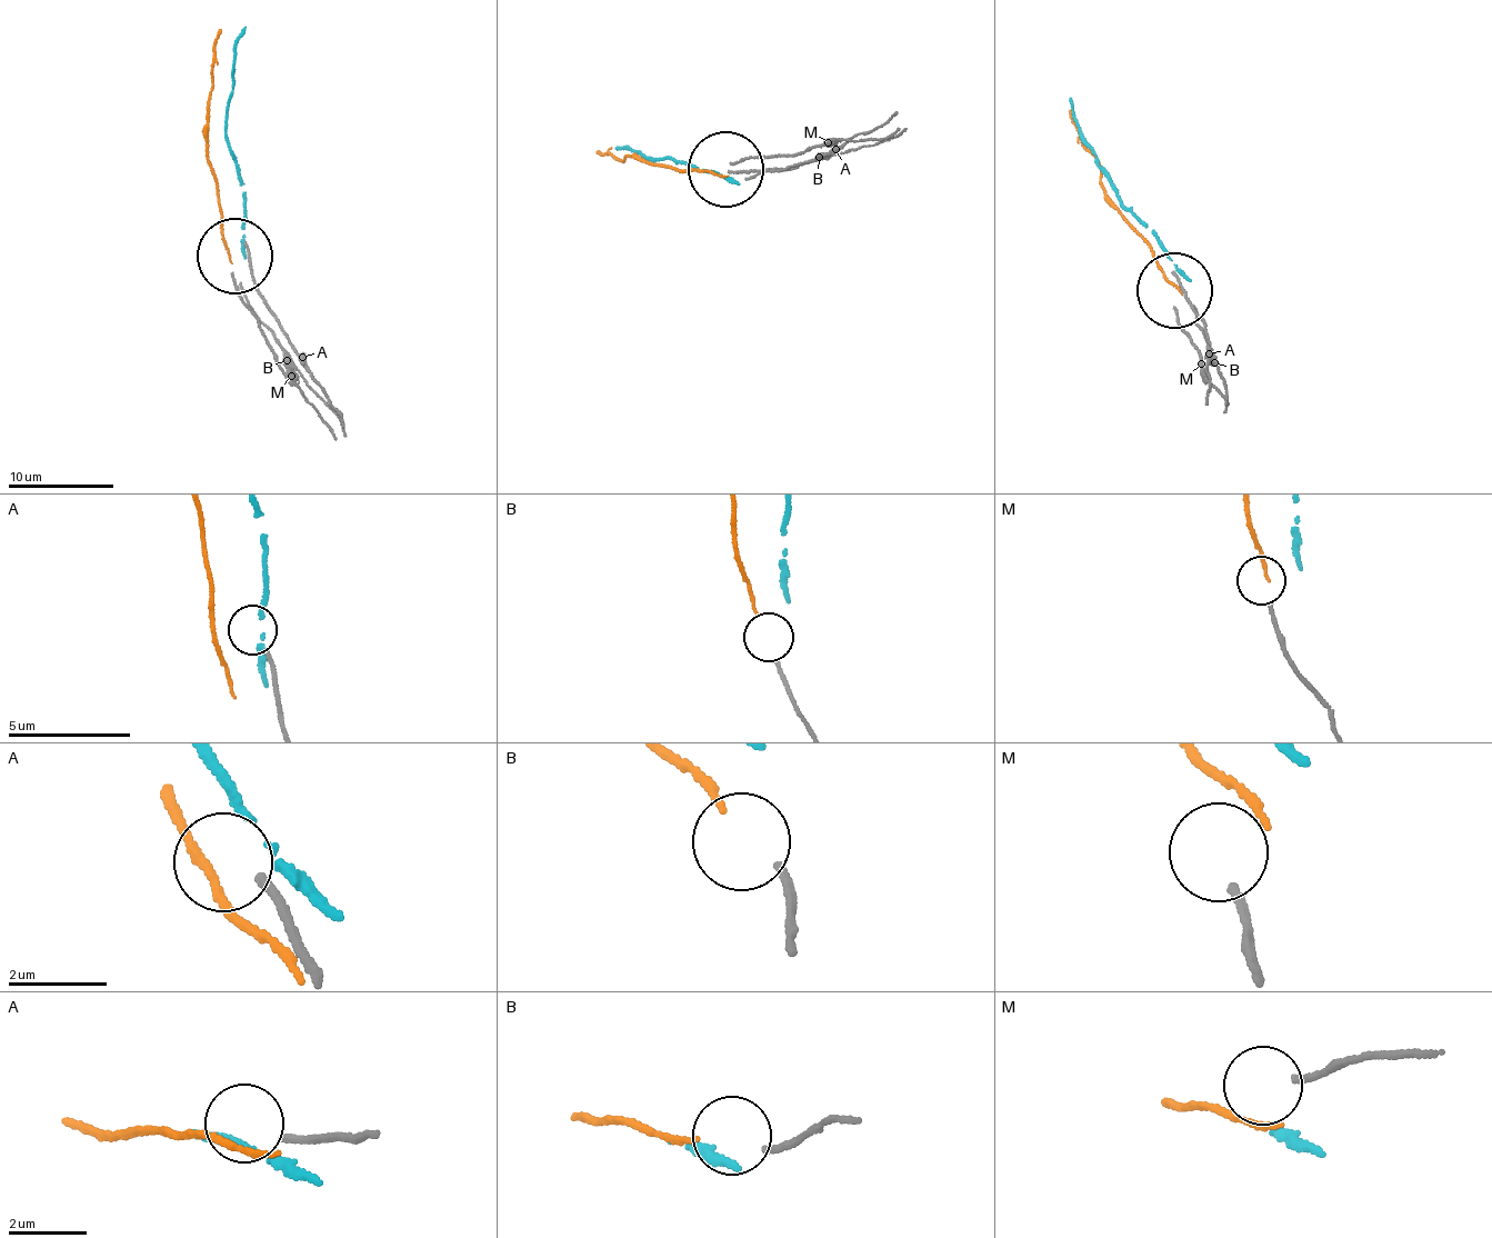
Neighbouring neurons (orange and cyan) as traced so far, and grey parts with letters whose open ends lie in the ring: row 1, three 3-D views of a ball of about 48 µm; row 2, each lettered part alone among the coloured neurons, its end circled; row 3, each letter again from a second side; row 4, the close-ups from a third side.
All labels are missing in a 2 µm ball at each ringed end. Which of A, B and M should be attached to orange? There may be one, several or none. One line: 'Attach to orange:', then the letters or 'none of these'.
Attach to orange: none of these

